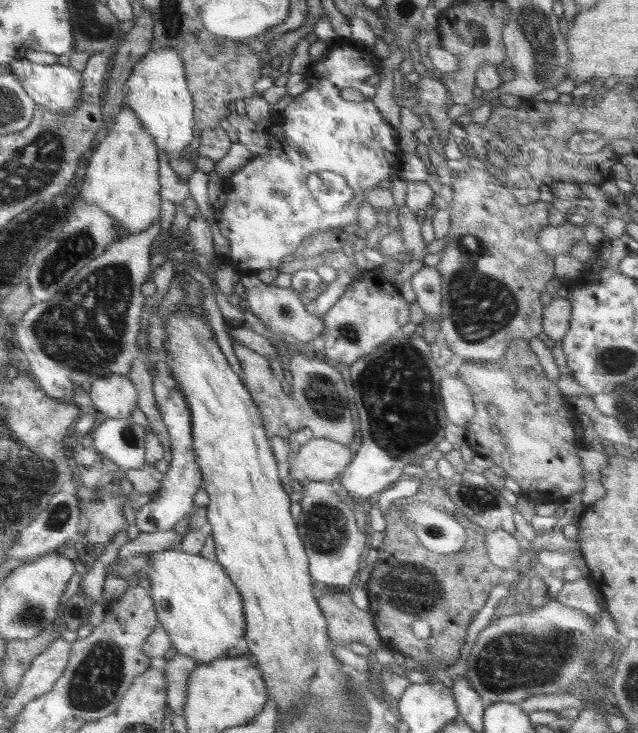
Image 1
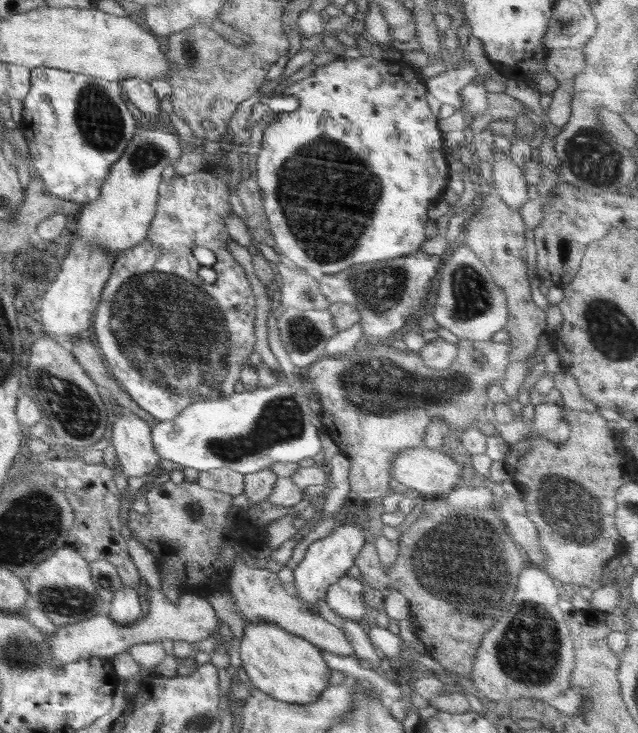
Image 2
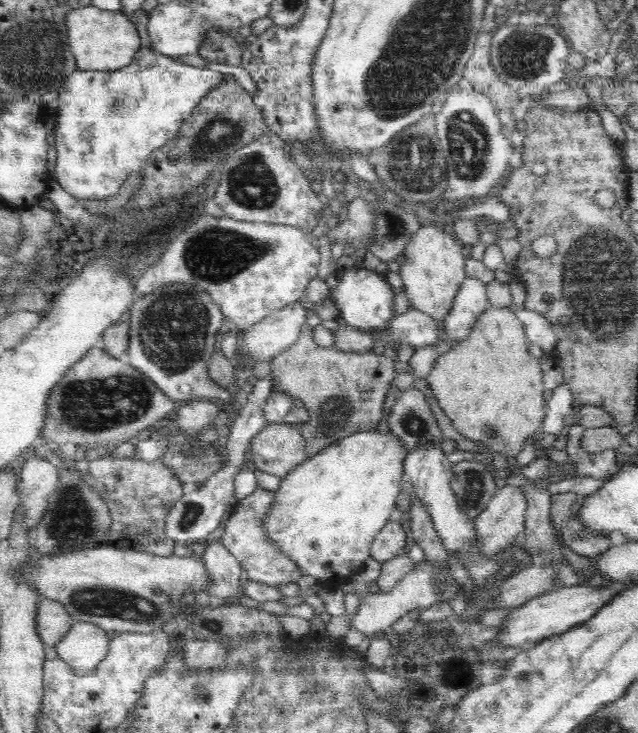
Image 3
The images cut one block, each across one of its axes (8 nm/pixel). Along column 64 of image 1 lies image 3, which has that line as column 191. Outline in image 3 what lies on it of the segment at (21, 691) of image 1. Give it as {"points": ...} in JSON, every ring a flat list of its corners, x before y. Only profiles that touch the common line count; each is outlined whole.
{"points":[[199,640,183,642,184,661,192,671,205,671,220,667,226,662,228,645,216,640]]}

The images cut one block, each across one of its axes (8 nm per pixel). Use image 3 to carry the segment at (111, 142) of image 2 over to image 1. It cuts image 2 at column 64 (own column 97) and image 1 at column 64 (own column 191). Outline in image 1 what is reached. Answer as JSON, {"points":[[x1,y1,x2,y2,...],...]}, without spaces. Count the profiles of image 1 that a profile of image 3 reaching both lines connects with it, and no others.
{"points":[[24,58,22,60,12,61,8,67,10,72,16,74,16,78,20,80,22,88,26,90,26,94,38,106,62,115,67,114,70,110,74,110,80,104,84,79,82,79,81,72,76,71,70,65,64,66,57,62,37,64]]}

